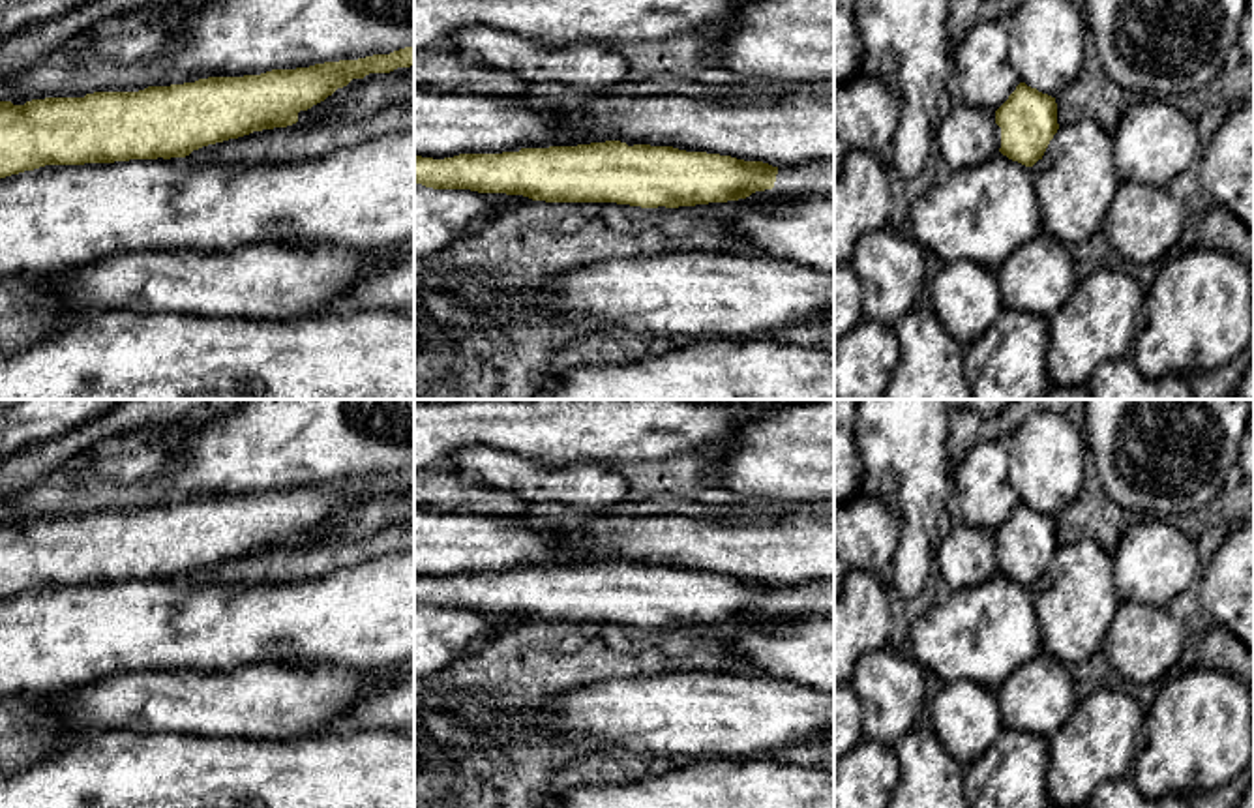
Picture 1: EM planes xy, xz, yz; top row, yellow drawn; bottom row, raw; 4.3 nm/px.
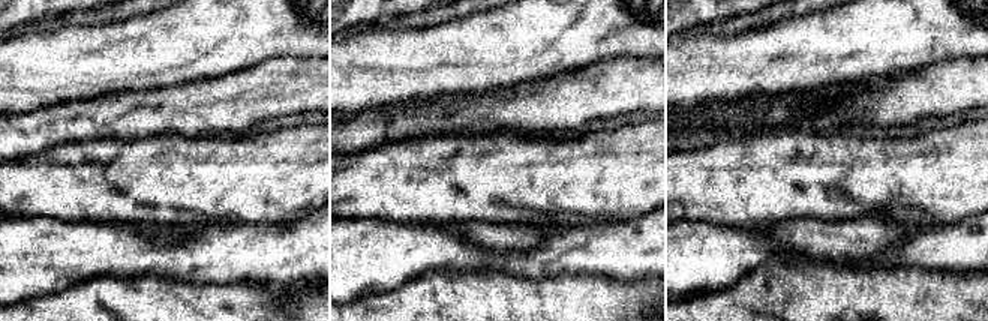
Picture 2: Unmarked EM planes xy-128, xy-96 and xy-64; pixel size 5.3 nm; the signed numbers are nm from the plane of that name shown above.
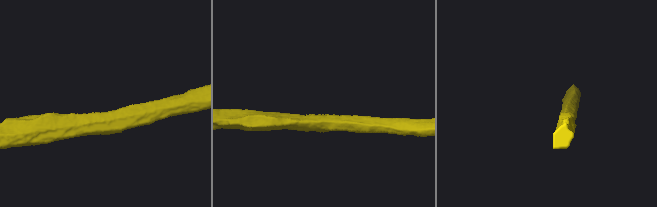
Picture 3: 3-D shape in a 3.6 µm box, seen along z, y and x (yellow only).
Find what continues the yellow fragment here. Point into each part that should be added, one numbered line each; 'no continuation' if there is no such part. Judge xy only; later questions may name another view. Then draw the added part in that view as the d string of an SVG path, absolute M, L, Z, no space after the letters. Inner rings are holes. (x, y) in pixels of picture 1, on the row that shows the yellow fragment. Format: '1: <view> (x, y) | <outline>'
no continuation

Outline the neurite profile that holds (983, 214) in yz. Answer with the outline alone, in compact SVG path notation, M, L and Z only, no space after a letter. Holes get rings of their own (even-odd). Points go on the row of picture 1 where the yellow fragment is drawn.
M1001 152L971 169L960 169L915 199L909 210L907 234L945 264L973 261L997 272L1016 251L1042 232L1042 212L1029 167Z

